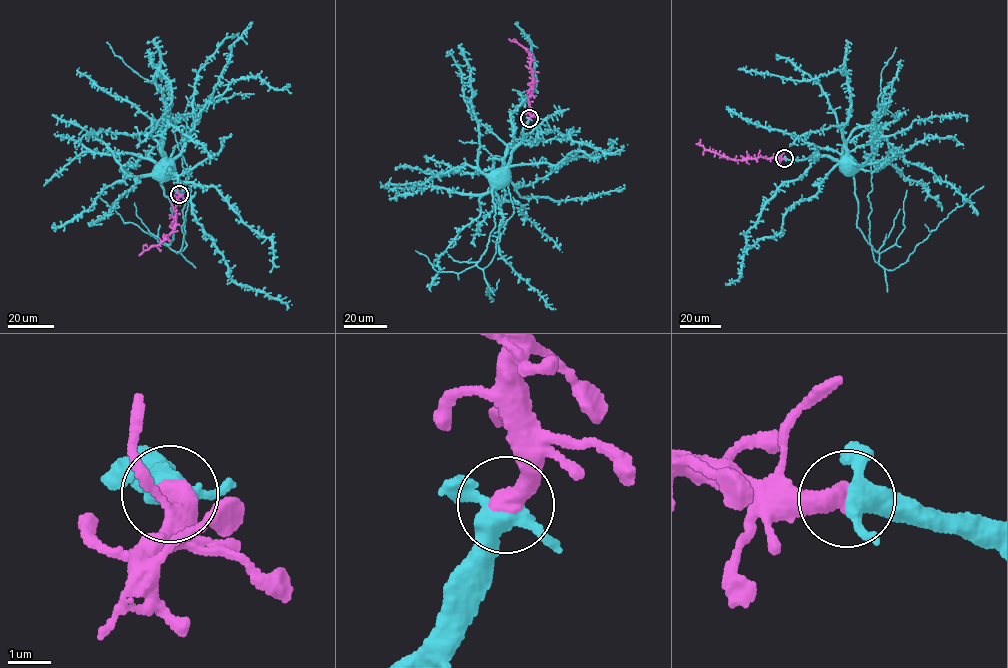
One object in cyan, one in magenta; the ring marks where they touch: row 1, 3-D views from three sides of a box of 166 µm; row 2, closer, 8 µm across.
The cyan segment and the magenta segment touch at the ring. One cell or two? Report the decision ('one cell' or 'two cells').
one cell

